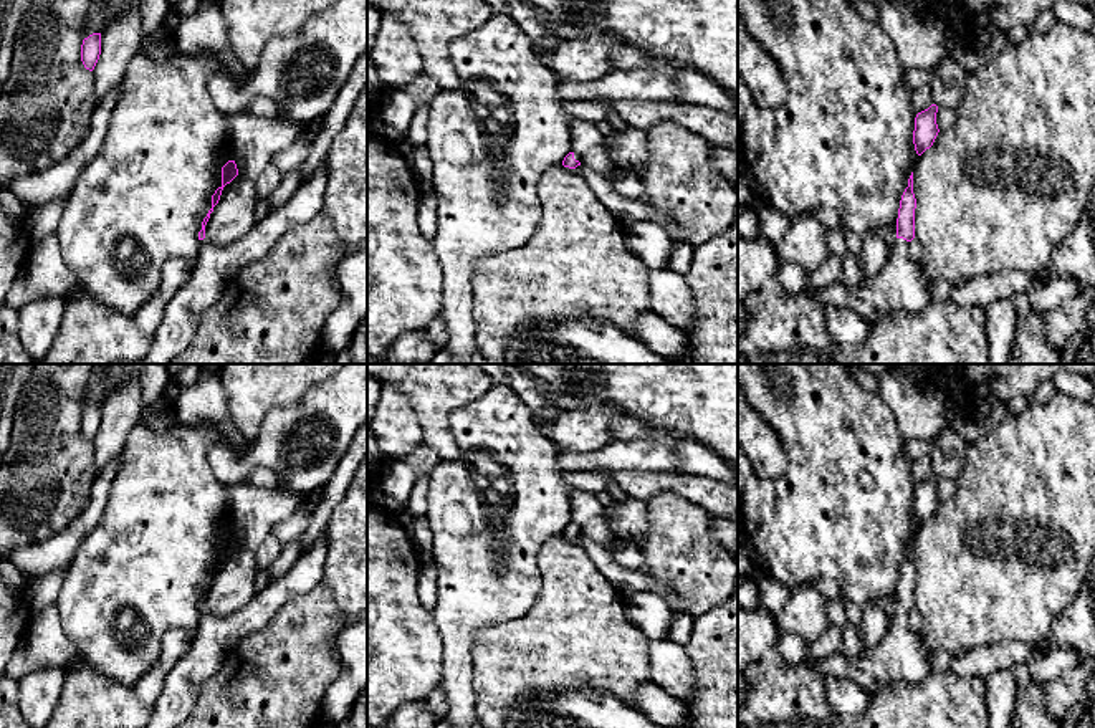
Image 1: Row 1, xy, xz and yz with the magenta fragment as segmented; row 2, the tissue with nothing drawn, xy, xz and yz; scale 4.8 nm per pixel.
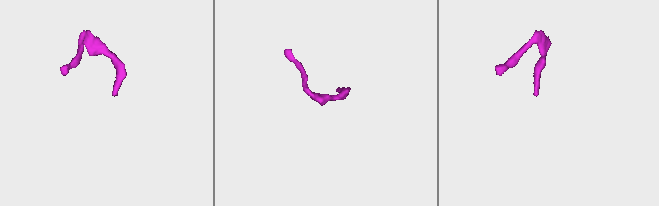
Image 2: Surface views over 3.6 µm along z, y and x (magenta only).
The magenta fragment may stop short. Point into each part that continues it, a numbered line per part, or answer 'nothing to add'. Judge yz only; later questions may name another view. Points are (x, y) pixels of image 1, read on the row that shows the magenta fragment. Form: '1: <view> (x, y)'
1: yz (900, 285)

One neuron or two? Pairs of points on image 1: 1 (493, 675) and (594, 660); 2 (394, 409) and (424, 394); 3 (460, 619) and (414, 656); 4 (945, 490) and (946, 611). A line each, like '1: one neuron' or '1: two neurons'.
1: one neuron
2: two neurons
3: two neurons
4: two neurons

